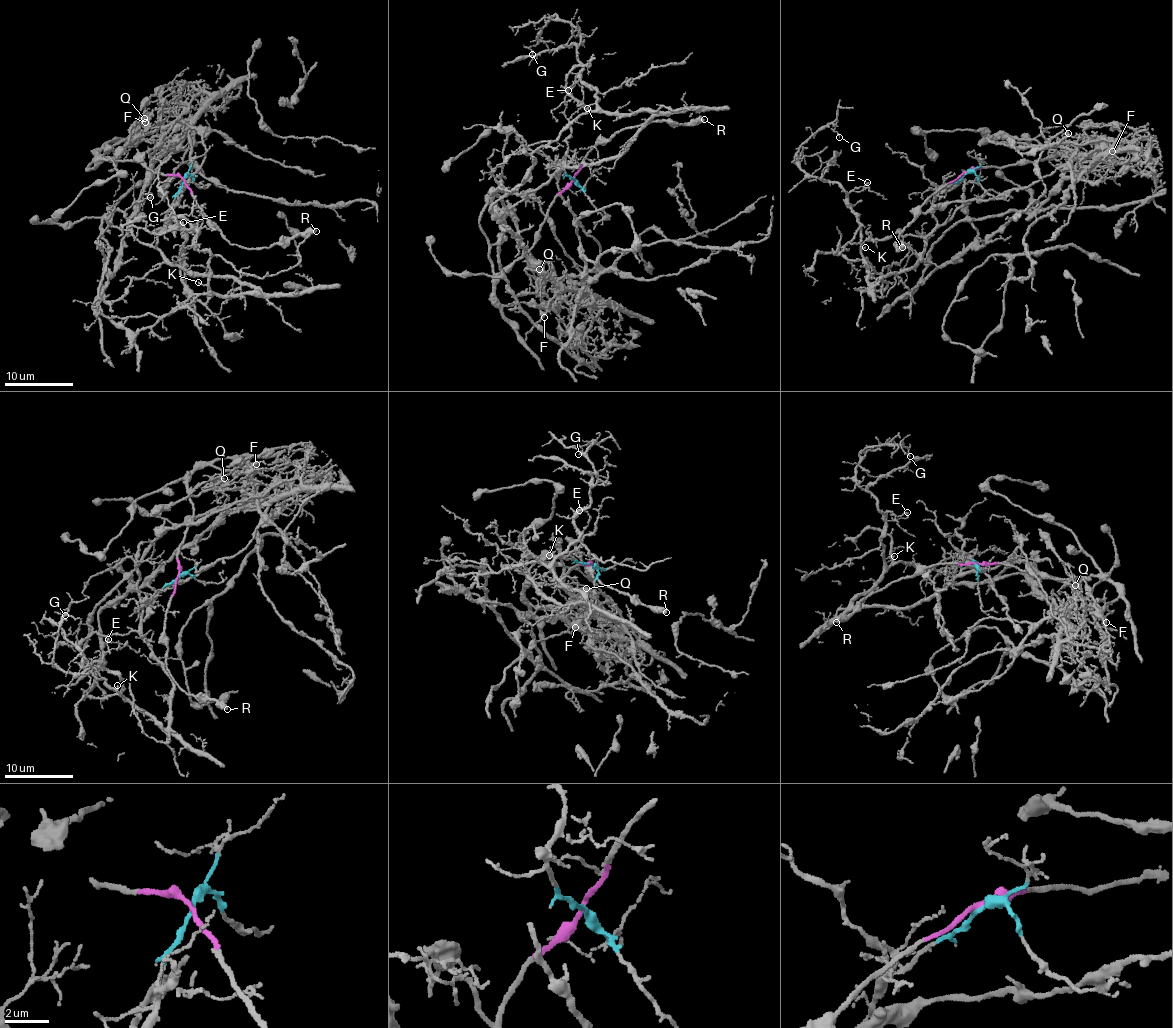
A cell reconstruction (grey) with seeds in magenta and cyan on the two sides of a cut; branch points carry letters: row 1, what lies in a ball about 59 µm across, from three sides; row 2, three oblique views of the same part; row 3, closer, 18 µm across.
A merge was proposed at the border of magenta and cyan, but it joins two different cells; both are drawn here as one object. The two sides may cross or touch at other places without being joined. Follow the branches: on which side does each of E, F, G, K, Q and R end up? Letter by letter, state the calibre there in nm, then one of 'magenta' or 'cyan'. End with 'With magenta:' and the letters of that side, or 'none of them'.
E: calibre 150 nm; cyan
F: calibre 400 nm; magenta
G: calibre 120 nm; cyan
K: calibre 120 nm; cyan
Q: calibre 80 nm; magenta
R: calibre 600 nm; magenta
With magenta: F, Q, R

